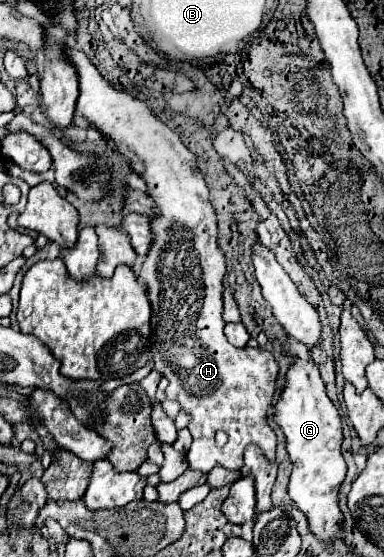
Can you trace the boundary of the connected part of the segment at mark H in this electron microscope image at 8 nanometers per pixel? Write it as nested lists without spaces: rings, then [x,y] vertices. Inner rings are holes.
[[[65,49],[65,57],[71,59],[71,65],[77,69],[79,77],[79,99],[75,107],[75,115],[85,117],[87,125],[99,133],[103,133],[109,141],[117,145],[125,145],[143,165],[139,177],[147,185],[147,195],[159,209],[159,215],[149,217],[151,233],[155,233],[155,241],[147,253],[147,259],[141,267],[141,281],[147,287],[147,297],[151,301],[151,357],[155,369],[169,379],[169,387],[165,391],[167,399],[177,401],[181,409],[191,417],[187,429],[193,435],[193,445],[187,451],[189,469],[197,469],[209,473],[209,469],[219,463],[225,469],[239,471],[243,467],[243,451],[247,445],[255,443],[261,447],[263,455],[275,461],[275,433],[267,425],[267,409],[271,405],[271,397],[275,391],[277,377],[277,361],[269,351],[263,349],[235,349],[229,345],[223,335],[225,321],[221,319],[223,311],[223,287],[221,279],[225,275],[225,257],[217,245],[217,219],[215,211],[209,203],[209,189],[203,181],[203,175],[197,167],[197,157],[181,143],[181,137],[171,131],[161,119],[153,115],[147,103],[137,97],[113,89],[91,59],[79,49]],[[225,431],[229,441],[223,449],[215,447],[215,433]]]

